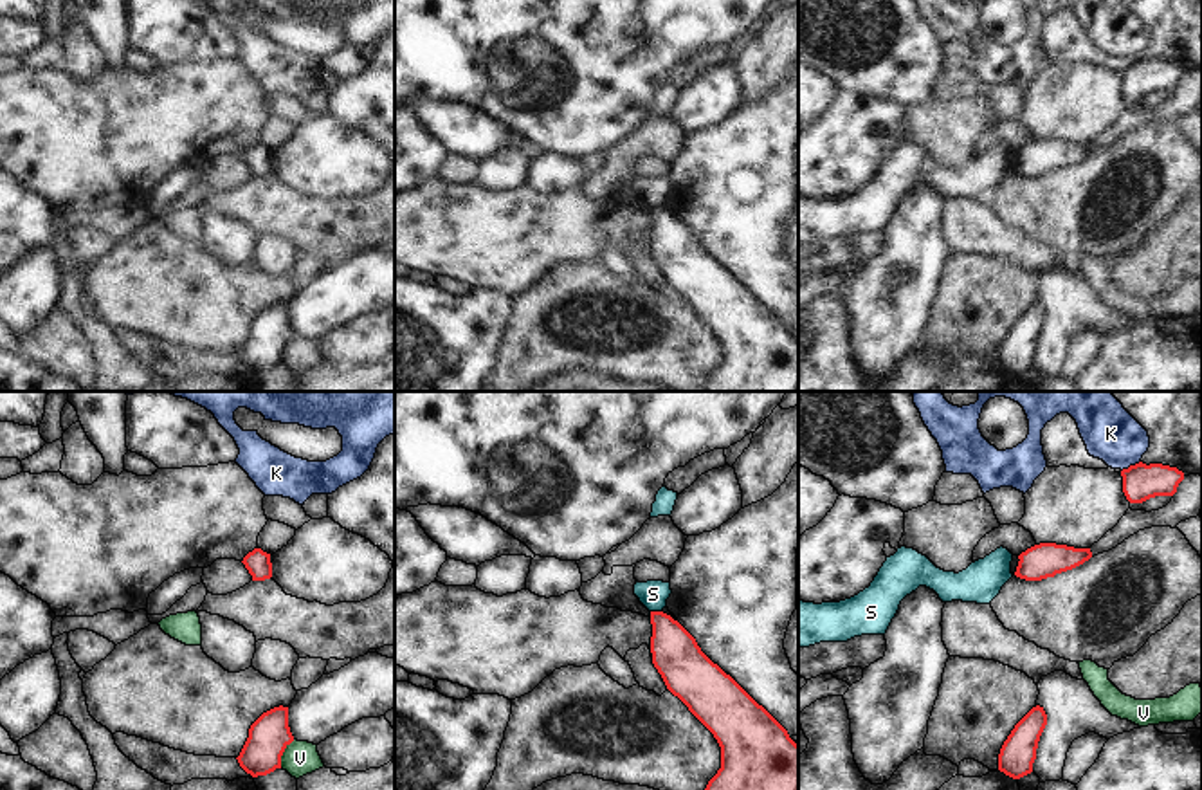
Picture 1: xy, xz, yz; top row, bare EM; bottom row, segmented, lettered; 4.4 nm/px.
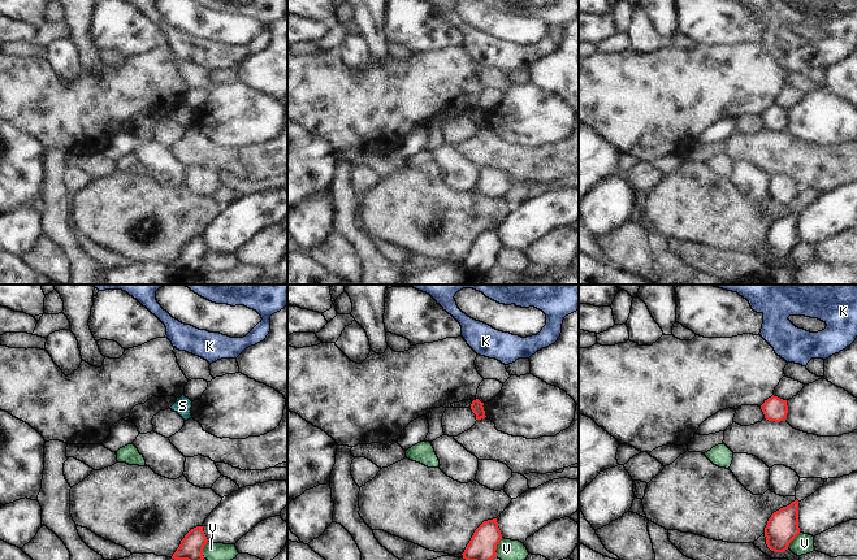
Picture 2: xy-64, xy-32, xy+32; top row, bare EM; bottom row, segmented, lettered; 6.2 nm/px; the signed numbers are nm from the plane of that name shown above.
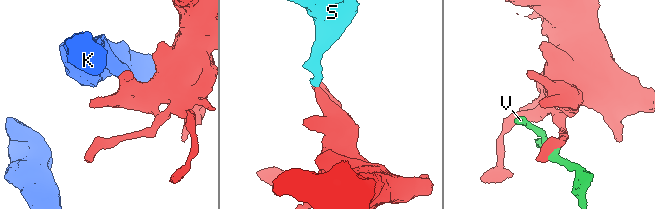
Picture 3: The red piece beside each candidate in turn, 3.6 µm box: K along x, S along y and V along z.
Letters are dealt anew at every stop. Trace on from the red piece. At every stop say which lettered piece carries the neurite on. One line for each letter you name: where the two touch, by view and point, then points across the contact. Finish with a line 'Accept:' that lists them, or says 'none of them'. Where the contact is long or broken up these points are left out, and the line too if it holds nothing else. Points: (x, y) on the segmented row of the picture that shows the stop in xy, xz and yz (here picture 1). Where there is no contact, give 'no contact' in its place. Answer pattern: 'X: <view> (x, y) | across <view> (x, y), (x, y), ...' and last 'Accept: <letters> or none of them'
Accept: none of them

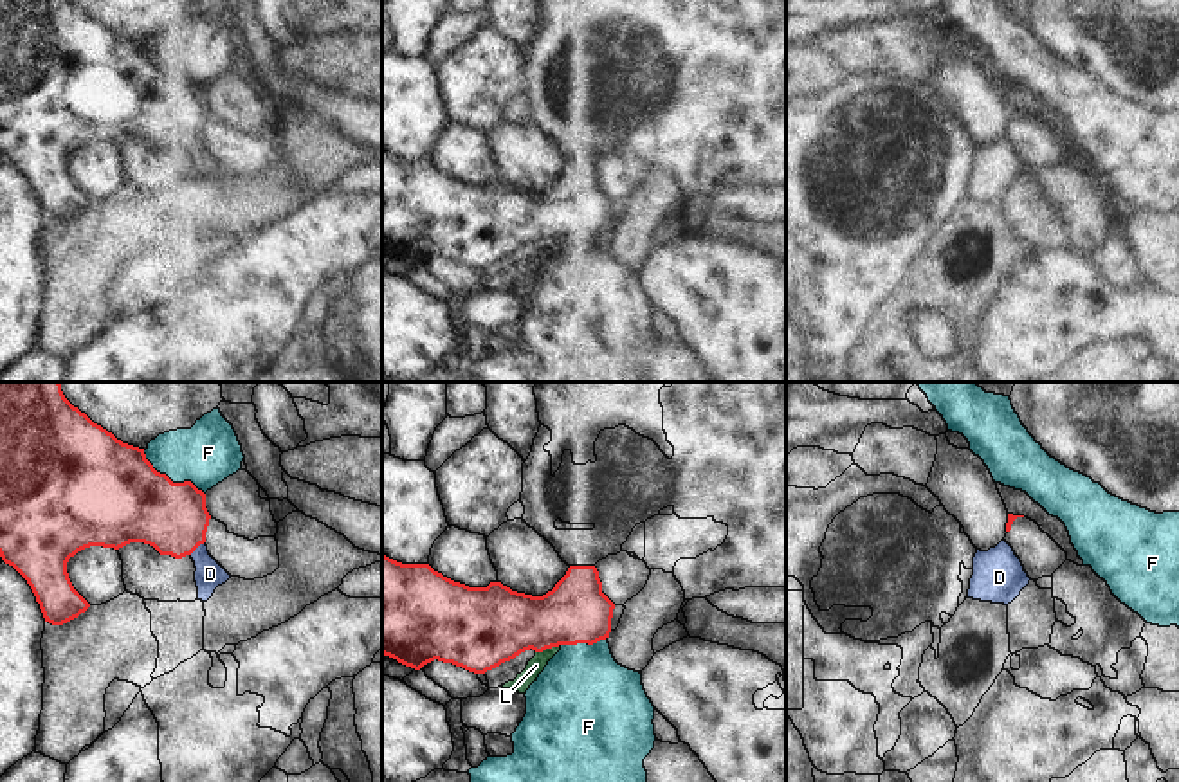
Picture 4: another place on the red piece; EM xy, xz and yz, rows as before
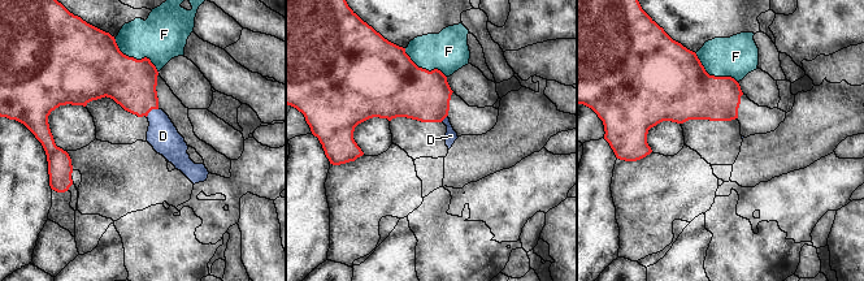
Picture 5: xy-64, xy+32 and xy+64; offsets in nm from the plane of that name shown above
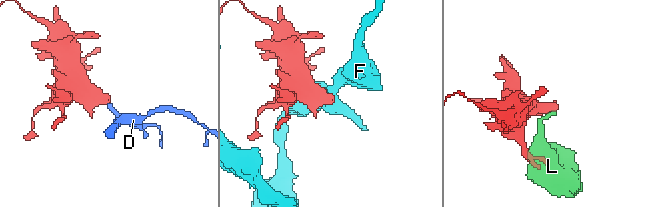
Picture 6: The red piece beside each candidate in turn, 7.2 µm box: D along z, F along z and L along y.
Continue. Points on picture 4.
D: xy (197, 546) | across xy (172, 518), (197, 546), (210, 573)
Accept: D

